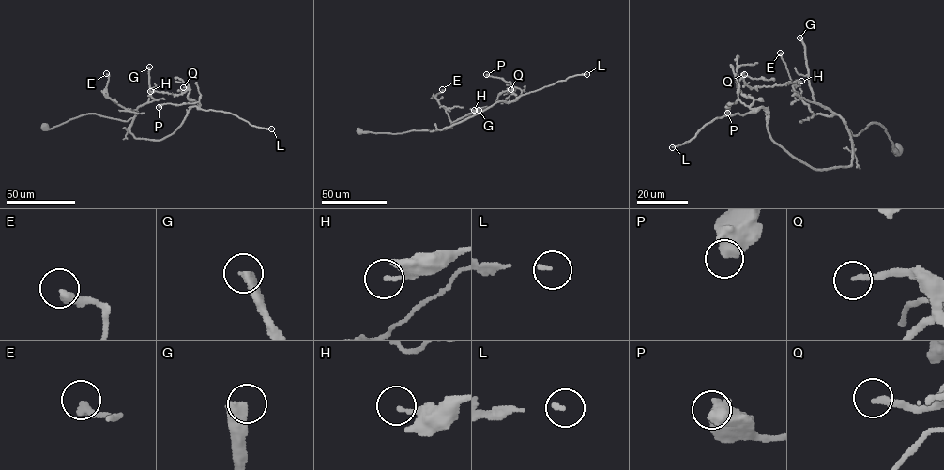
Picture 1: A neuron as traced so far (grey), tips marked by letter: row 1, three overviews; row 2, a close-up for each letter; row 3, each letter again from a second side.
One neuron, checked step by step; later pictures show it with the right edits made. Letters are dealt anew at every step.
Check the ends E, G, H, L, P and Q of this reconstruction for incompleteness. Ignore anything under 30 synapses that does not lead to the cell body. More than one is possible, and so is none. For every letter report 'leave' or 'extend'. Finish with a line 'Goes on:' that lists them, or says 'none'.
E: leave
G: extend
H: leave
L: extend
P: leave
Q: extend
Goes on: G, L, Q

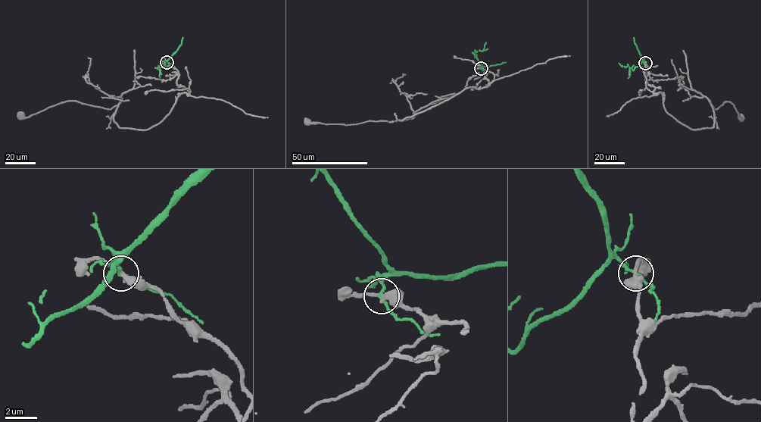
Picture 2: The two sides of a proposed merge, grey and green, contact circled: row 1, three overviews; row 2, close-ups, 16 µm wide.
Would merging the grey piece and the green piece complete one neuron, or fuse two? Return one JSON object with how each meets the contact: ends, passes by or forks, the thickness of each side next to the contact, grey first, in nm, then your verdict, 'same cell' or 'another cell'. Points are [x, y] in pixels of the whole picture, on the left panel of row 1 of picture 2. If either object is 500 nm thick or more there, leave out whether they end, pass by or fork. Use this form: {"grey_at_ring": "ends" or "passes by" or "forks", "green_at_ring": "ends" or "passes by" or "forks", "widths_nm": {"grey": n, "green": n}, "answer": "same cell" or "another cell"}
{"grey_at_ring": "passes by", "green_at_ring": "passes by", "widths_nm": {"grey": 320, "green": 180}, "answer": "another cell"}

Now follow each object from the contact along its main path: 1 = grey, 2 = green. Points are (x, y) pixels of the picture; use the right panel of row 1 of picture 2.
1: (645, 63), (646, 81), (662, 93), (665, 110), (690, 129), (712, 127), (712, 105), (726, 101), (741, 117)
2: (645, 63), (642, 61), (633, 70), (628, 64), (622, 66), (619, 63)

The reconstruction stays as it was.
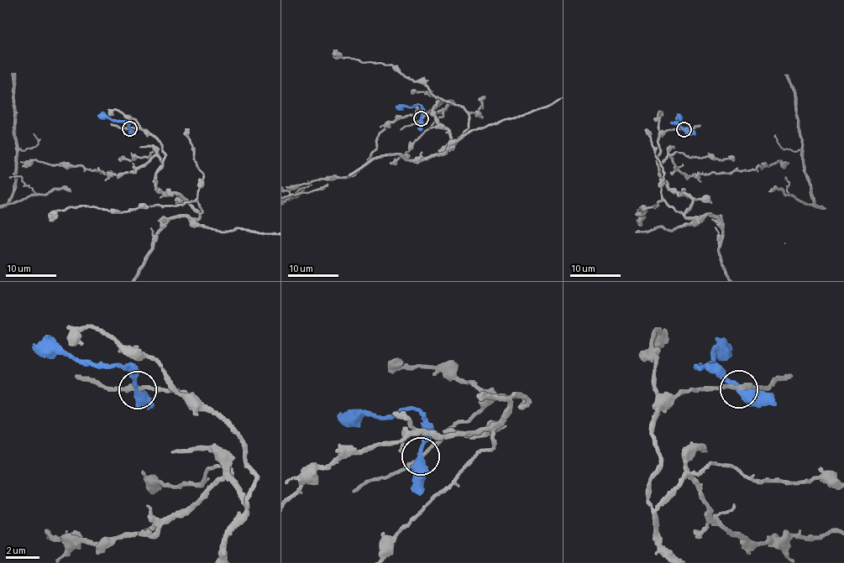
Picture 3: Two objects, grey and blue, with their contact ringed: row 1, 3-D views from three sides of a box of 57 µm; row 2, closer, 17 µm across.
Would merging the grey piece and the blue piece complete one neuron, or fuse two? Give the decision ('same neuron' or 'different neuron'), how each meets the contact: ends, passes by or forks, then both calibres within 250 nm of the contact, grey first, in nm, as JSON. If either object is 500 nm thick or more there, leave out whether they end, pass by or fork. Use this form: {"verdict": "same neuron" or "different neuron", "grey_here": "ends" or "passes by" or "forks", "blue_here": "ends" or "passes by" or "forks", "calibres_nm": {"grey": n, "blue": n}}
{"verdict": "different neuron", "grey_here": "passes by", "blue_here": "passes by", "calibres_nm": {"grey": 240, "blue": 400}}

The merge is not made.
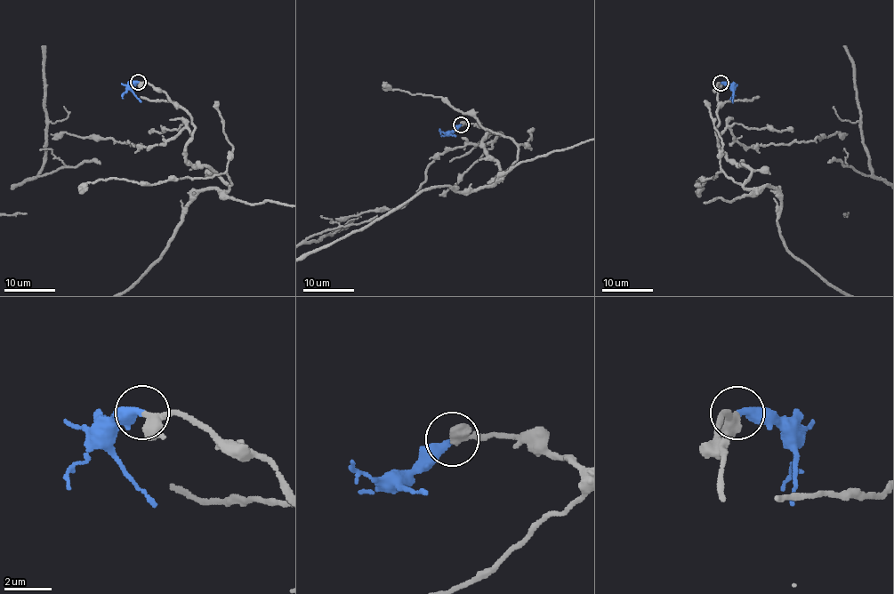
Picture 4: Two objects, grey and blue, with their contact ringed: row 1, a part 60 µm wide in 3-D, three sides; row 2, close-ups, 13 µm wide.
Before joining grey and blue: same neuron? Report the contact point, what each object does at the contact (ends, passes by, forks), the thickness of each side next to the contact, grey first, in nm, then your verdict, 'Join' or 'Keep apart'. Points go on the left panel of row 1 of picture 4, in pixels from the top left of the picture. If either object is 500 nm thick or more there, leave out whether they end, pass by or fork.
Place: (138, 82). At the ring grey passes by. At the ring blue ends. Thickness 360 nm (grey) against 380 nm. Join

